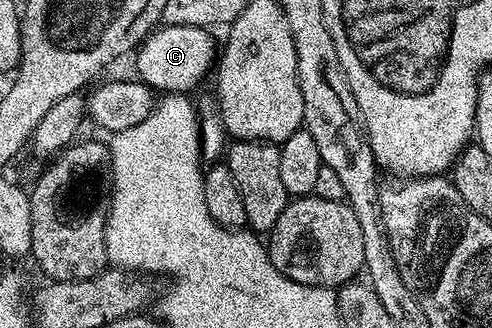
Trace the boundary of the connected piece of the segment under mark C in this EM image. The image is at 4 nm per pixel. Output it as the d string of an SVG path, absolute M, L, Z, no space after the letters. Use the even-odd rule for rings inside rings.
M163 25L151 32L134 52L138 82L156 93L191 93L207 70L217 63L217 43L212 32L193 25ZM139 74L139 75L138 75Z

